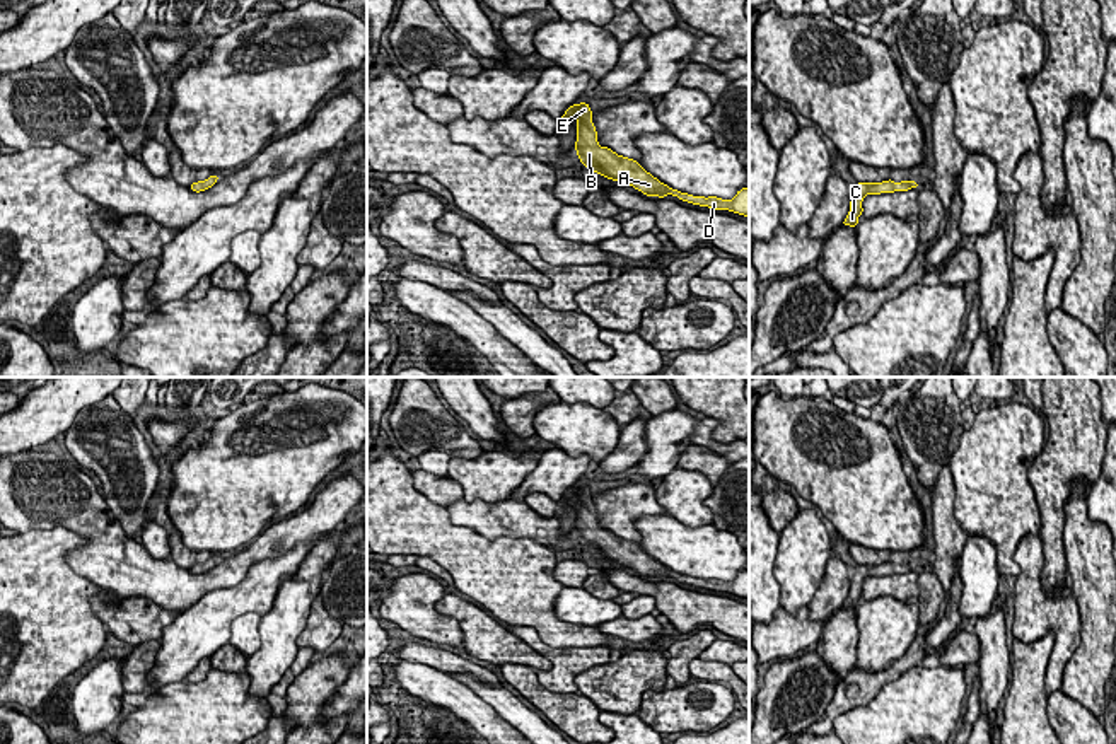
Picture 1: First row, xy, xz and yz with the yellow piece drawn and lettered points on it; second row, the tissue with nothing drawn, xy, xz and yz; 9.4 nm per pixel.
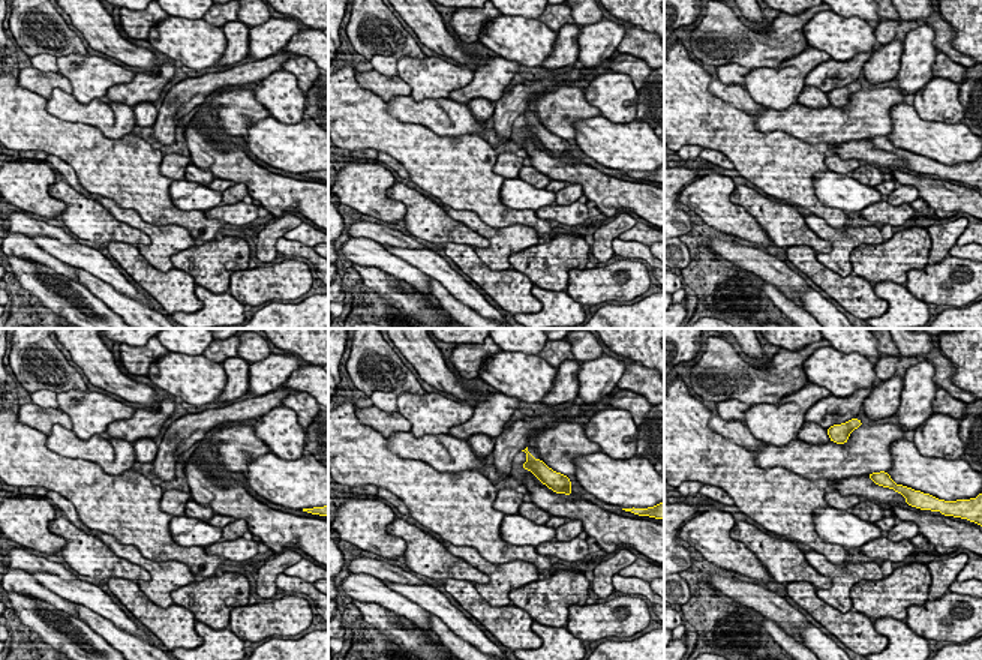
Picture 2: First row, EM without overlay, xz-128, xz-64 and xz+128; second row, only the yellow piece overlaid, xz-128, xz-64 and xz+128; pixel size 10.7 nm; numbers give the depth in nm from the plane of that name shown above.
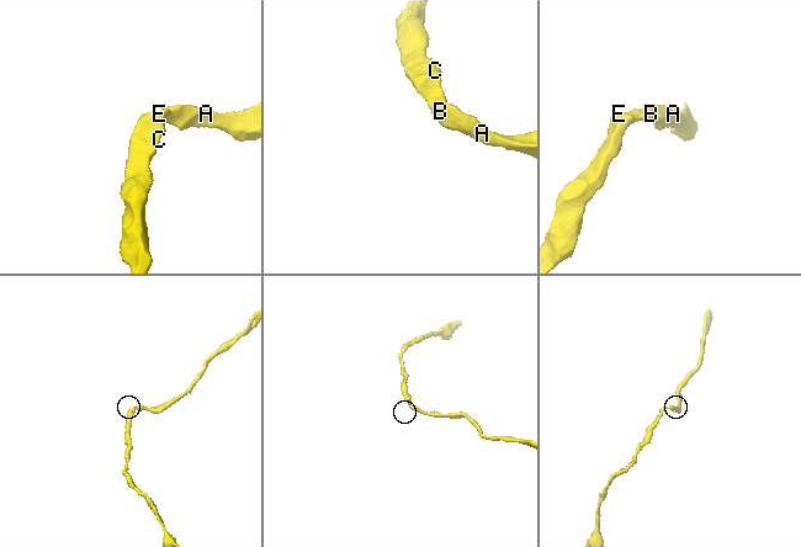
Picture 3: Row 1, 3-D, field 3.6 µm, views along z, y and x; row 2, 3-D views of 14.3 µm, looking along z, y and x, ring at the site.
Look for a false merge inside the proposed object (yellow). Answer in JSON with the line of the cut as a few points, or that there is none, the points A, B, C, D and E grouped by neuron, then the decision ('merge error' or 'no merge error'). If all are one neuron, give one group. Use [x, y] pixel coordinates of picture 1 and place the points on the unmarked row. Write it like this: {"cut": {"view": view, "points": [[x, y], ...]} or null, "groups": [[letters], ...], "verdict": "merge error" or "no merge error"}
{"cut": null, "groups": [["A", "B", "C", "D", "E"]], "verdict": "no merge error"}

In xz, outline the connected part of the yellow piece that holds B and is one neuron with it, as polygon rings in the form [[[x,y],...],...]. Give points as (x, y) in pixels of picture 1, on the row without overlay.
[[[587,485],[572,486],[567,490],[560,502],[577,502],[577,522],[575,532],[580,544],[589,555],[597,555],[613,563],[633,568],[647,578],[666,580],[667,577],[677,578],[683,584],[708,589],[715,592],[729,592],[744,599],[749,599],[749,570],[742,570],[732,582],[722,582],[717,578],[693,578],[681,575],[660,565],[650,555],[647,555],[638,543],[618,538],[607,529],[599,529],[597,514],[592,505],[592,493]]]

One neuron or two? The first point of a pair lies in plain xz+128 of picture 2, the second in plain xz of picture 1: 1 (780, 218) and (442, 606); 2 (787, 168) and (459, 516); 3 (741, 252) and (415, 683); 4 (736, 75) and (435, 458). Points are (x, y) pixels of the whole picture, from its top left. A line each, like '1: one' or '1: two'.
1: one
2: two
3: two
4: one

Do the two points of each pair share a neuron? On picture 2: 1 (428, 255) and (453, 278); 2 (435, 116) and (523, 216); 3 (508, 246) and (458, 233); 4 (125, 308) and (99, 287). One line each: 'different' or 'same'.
1: same
2: different
3: different
4: same

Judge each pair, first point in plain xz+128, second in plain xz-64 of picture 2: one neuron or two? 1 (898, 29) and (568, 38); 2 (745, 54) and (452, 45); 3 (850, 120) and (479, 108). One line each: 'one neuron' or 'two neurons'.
1: two neurons
2: two neurons
3: two neurons

